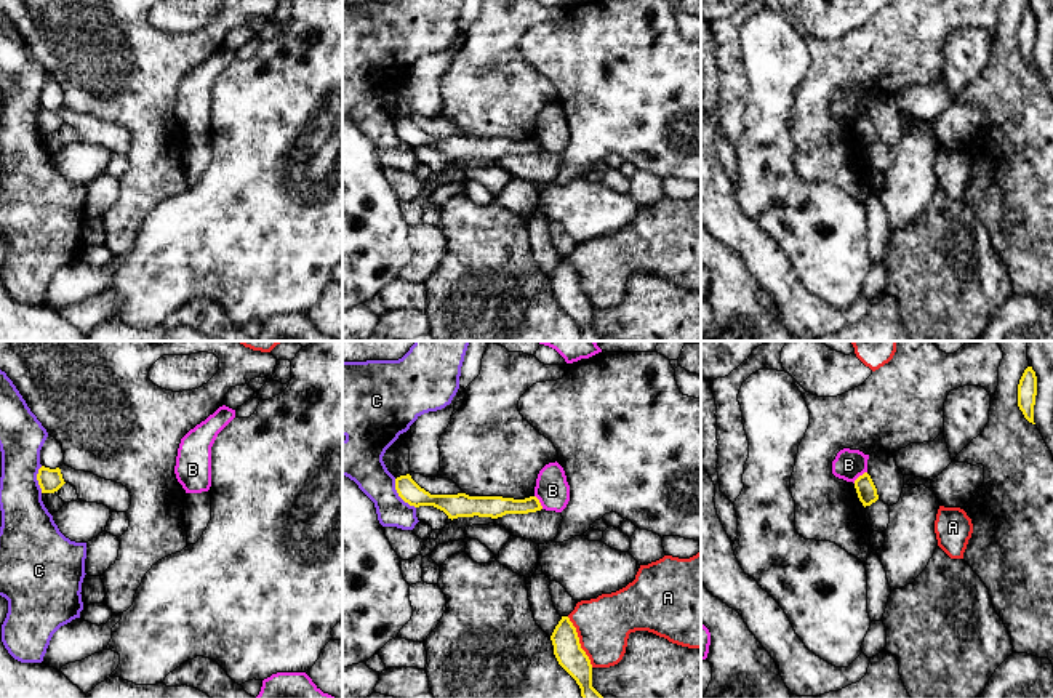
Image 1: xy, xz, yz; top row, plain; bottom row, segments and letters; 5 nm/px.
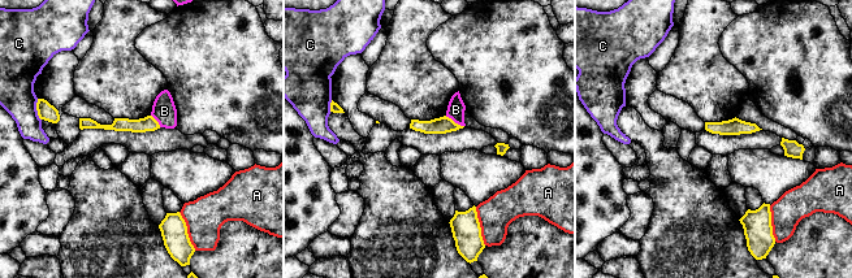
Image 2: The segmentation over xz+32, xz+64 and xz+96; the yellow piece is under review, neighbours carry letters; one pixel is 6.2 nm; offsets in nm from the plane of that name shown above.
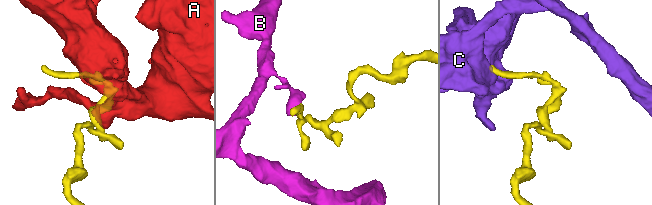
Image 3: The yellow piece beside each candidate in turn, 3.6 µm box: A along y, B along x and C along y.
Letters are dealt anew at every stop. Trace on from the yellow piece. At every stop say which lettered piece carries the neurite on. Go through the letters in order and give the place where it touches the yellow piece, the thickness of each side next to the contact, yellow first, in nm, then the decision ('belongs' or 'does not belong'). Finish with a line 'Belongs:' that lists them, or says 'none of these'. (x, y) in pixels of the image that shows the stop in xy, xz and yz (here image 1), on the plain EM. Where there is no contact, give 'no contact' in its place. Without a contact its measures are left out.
A: xz (578, 284) | 140/280 nm | does not belong
B: yz (860, 117) | 100/160 nm | does not belong
C: xz (399, 136) | 110/200 nm | does not belong
Belongs: none of these

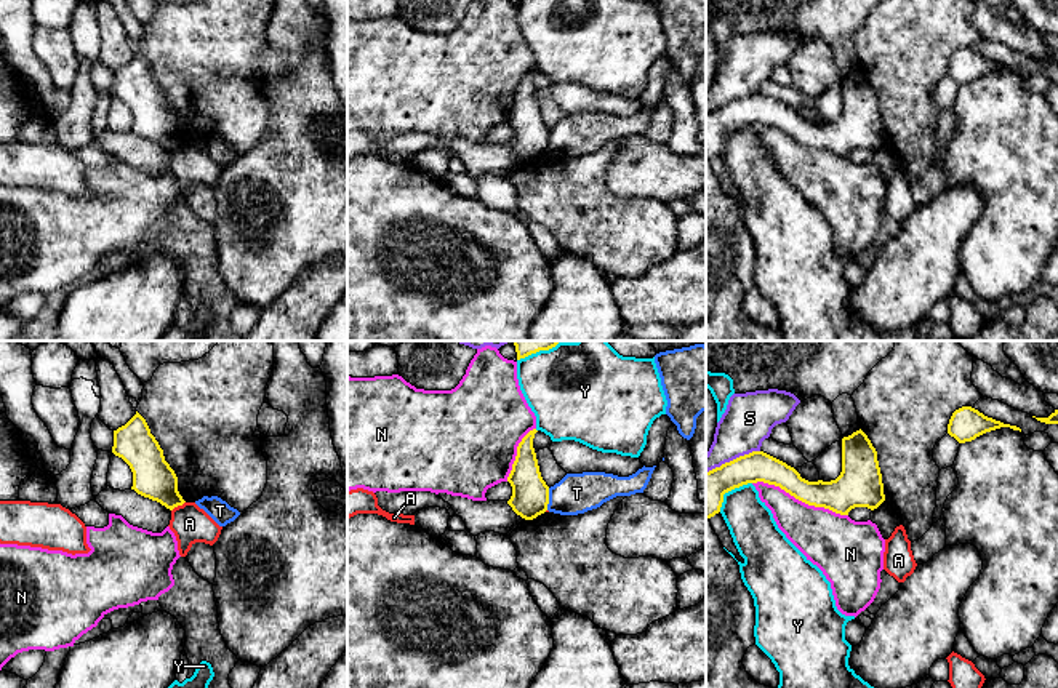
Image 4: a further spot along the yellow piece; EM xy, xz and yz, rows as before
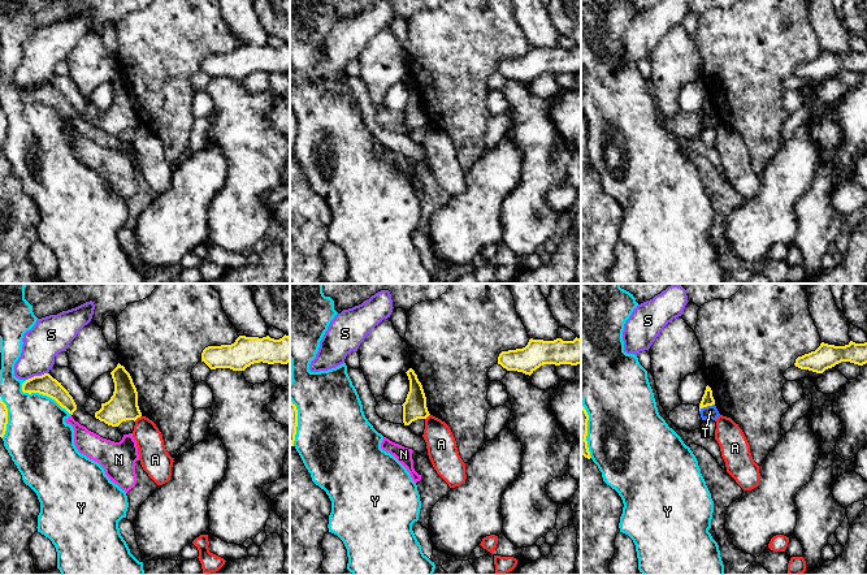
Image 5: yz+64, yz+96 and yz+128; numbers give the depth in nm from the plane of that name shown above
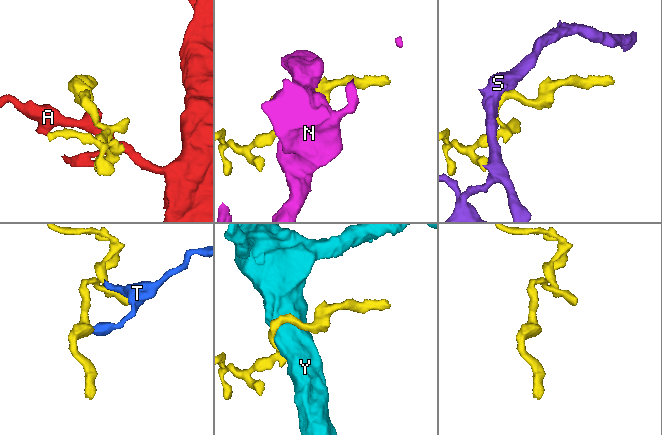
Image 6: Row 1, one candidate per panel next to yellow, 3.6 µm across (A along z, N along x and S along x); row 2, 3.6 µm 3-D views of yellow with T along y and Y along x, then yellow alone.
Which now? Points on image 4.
A: xy (178, 146) | 200/190 nm | does not belong
N: yz (801, 141) | 180/280 nm | does not belong
S: yz (733, 101) | 180/260 nm | does not belong
T: xz (548, 141) | 190/200 nm | does not belong
Y: yz (729, 132) | 180/240 nm | does not belong
Belongs: none of these

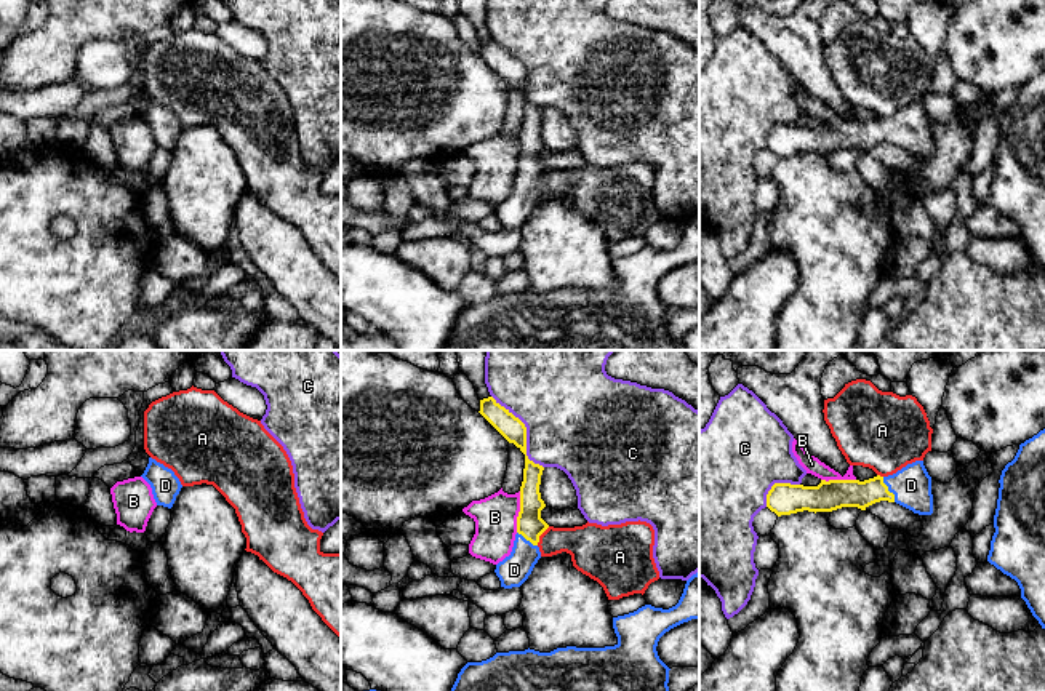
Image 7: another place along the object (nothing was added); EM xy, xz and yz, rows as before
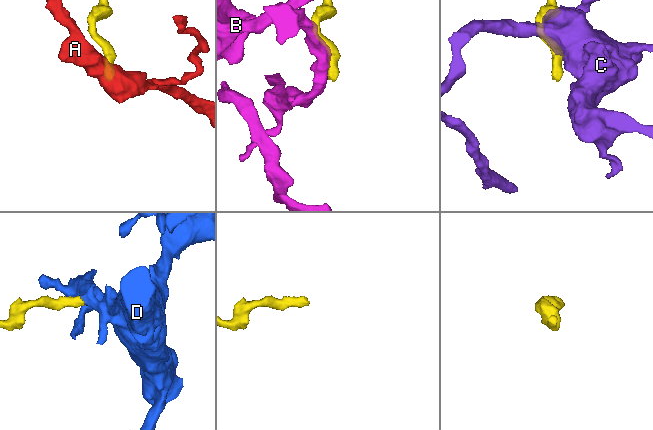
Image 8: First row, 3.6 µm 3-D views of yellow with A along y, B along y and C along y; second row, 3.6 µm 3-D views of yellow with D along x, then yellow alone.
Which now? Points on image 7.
A: xz (540, 176) | 140/200 nm | does not belong
B: xz (519, 154) | 140/220 nm | does not belong
C: xz (525, 74) | 120/480 nm | does not belong
D: yz (887, 131) | 140/200 nm | belongs
Belongs: D

